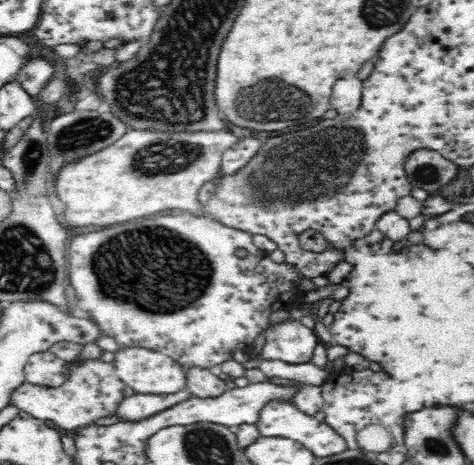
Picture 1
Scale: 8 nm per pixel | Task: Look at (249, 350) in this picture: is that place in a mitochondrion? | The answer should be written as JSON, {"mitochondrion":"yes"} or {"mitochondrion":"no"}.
{"mitochondrion":"no"}

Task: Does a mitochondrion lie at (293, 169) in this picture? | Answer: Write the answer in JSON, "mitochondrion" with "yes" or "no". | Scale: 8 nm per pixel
{"mitochondrion":"yes"}

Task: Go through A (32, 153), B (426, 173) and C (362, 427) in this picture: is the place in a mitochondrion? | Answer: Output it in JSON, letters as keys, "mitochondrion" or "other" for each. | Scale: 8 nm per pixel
{"A":"mitochondrion","B":"mitochondrion","C":"other"}

